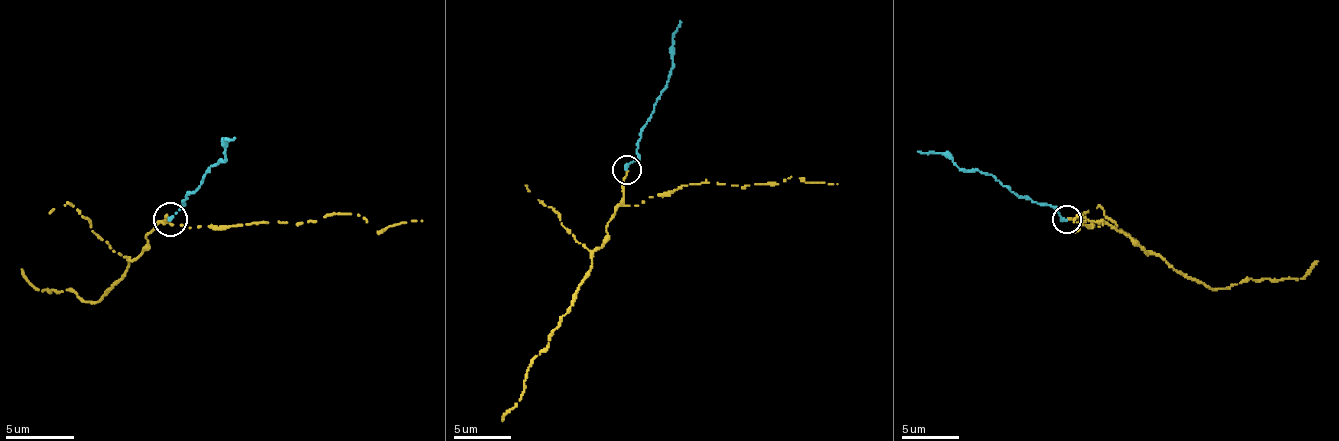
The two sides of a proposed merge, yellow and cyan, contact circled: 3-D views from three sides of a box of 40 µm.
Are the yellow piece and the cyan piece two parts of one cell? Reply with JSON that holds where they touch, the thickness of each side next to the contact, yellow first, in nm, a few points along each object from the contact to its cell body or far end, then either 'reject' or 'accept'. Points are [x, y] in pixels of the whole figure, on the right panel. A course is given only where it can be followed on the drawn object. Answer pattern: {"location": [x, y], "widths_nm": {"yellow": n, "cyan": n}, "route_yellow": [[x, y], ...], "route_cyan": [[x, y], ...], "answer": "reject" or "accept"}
{"location": [1066, 219], "widths_nm": {"yellow": 190, "cyan": 280}, "route_yellow": [[1068, 220], [1103, 220], [1213, 289], [1265, 278], [1302, 278], [1317, 260]], "route_cyan": [[1066, 220], [1054, 208], [1031, 202], [982, 171], [959, 168], [947, 156], [918, 150]], "answer": "accept"}

